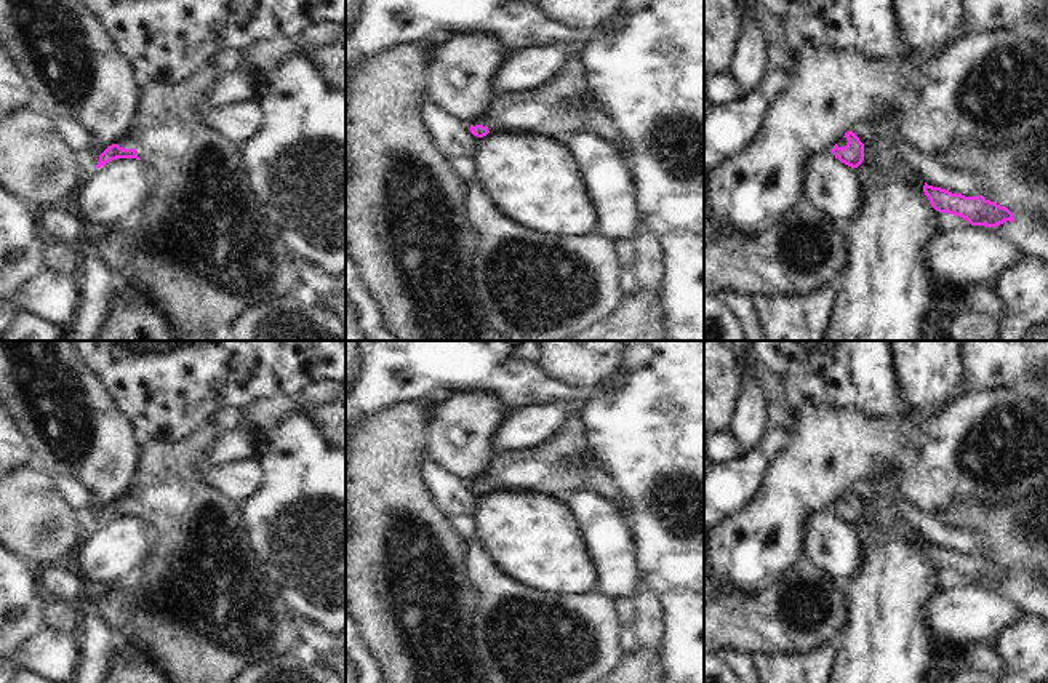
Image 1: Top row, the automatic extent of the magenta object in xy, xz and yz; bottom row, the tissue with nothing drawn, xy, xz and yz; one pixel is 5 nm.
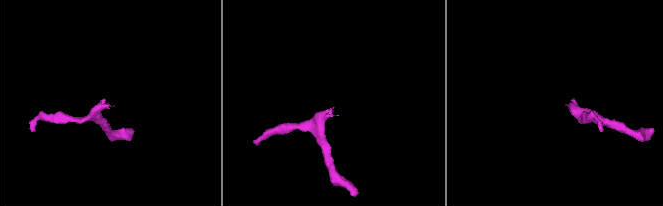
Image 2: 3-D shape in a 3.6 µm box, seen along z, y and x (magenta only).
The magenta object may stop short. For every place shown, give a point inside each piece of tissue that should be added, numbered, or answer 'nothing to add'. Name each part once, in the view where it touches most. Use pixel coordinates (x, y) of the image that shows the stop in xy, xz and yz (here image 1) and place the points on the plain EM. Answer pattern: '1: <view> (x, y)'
1: xy (202, 608)

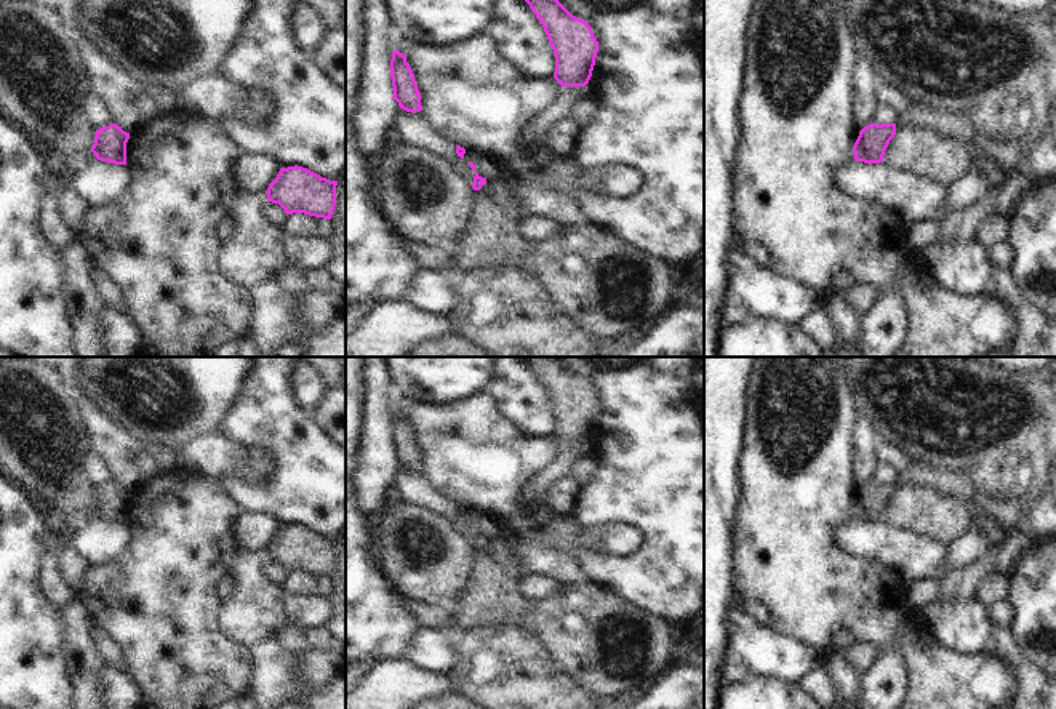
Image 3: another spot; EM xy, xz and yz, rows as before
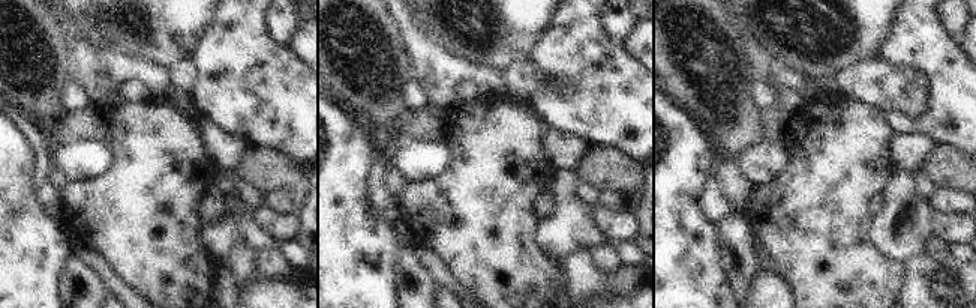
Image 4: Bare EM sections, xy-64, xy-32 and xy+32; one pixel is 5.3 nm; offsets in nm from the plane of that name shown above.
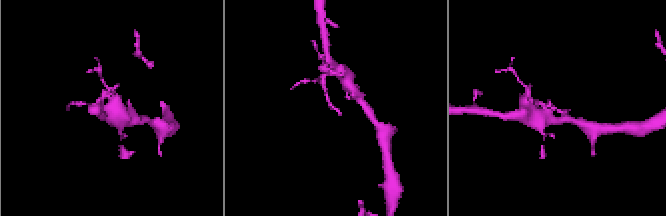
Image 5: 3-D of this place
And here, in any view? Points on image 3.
nothing to add

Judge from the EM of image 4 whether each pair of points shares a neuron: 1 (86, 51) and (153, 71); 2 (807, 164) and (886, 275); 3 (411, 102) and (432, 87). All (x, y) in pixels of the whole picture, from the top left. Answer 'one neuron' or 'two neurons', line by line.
1: one neuron
2: one neuron
3: two neurons

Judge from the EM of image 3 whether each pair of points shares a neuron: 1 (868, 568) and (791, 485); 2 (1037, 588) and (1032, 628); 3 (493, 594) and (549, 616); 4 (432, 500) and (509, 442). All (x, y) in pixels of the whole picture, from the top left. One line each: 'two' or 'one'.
1: one
2: one
3: one
4: two

